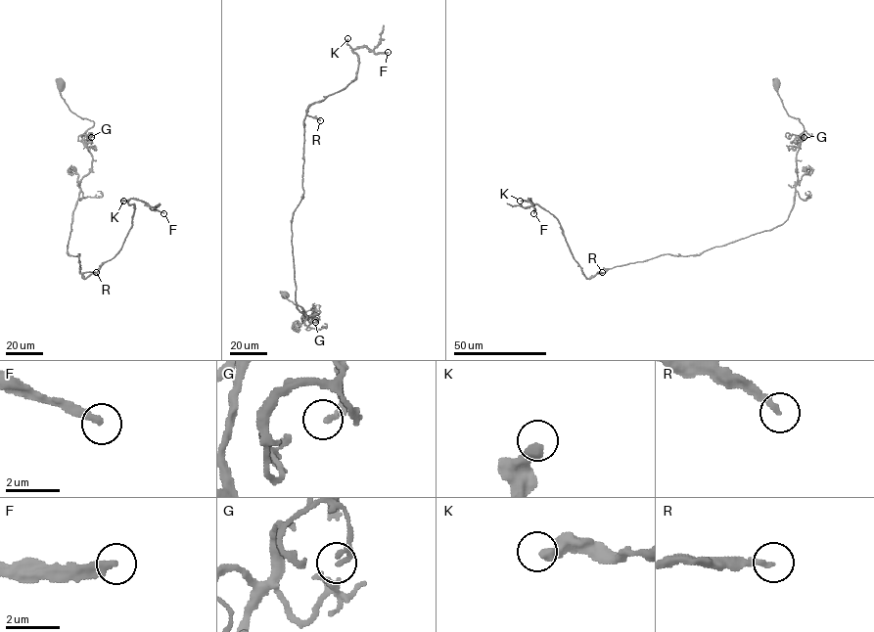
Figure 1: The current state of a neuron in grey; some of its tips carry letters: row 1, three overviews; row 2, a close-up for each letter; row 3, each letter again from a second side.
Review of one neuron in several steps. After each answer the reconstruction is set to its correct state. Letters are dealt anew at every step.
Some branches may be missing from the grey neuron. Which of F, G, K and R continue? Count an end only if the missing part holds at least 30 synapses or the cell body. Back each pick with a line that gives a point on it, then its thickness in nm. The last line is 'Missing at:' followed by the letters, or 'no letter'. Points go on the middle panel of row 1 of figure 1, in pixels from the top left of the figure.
F: at (388, 52); 320 nm thick
Missing at: F

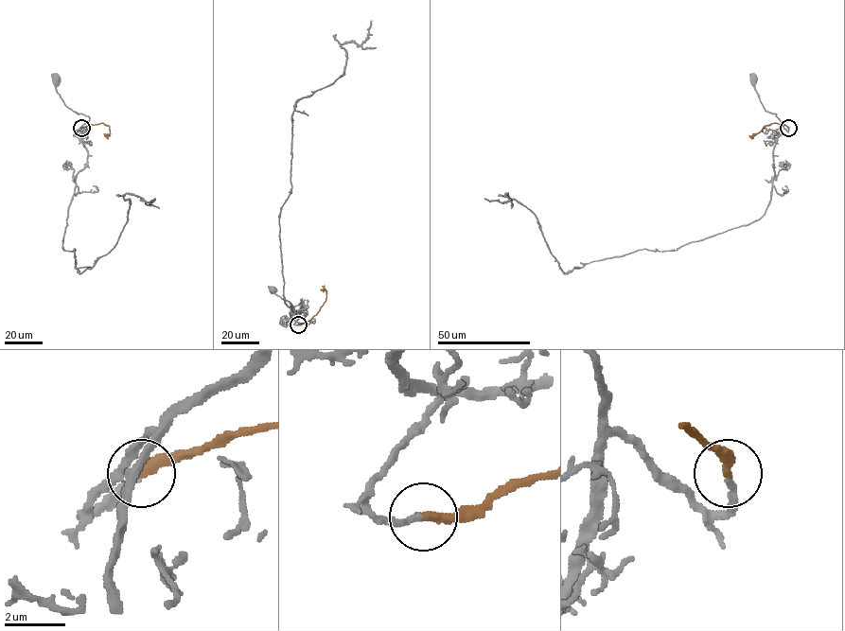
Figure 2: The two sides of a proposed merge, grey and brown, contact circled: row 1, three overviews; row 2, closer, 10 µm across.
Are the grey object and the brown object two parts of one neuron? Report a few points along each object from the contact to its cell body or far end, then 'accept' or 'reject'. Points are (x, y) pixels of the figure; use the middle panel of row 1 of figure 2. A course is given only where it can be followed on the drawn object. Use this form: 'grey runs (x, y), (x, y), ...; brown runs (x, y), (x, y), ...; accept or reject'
grey runs (298, 324), (294, 324), (306, 313), (297, 312), (272, 289); brown runs (298, 324), (309, 321), (325, 300), (326, 291), (322, 286); accept

